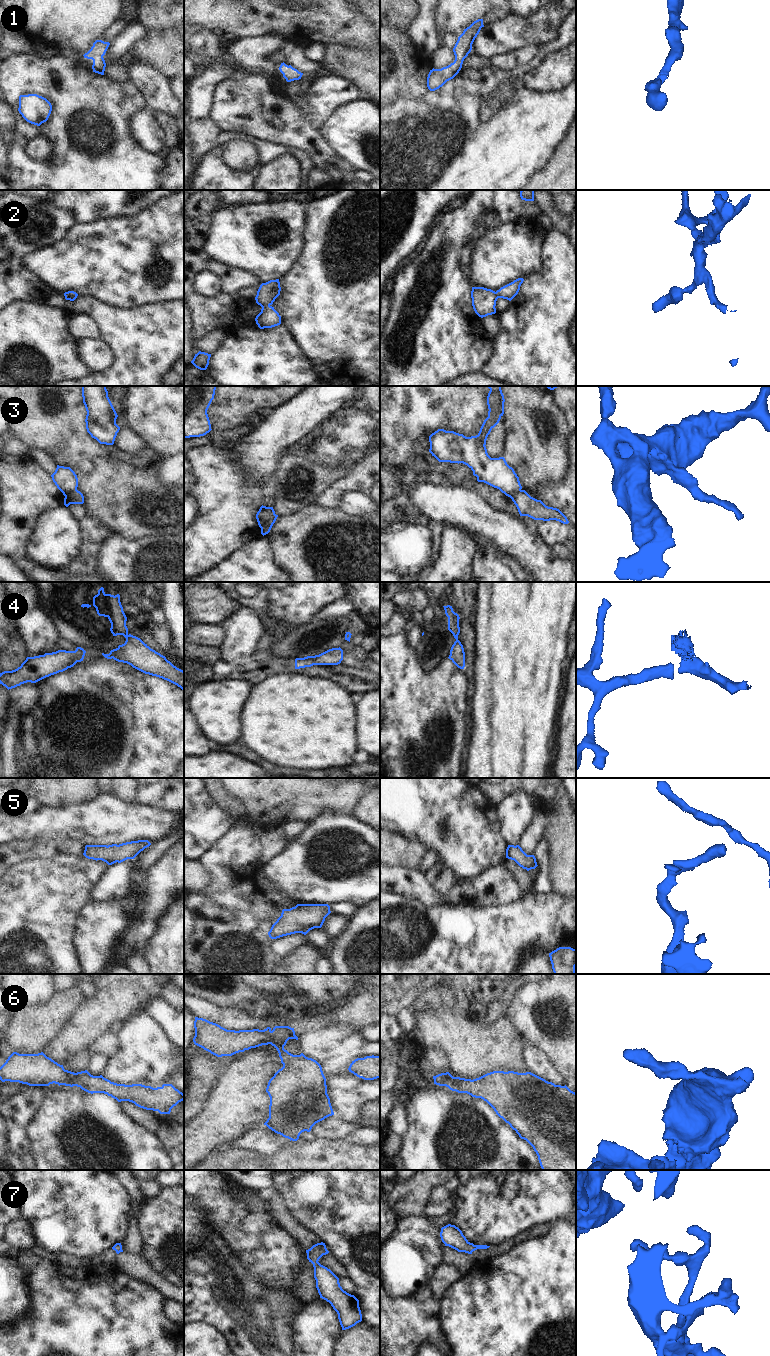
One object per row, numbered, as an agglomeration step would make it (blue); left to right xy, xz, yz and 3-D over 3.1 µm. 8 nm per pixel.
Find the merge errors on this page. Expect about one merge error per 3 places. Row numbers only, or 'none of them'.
3, 4

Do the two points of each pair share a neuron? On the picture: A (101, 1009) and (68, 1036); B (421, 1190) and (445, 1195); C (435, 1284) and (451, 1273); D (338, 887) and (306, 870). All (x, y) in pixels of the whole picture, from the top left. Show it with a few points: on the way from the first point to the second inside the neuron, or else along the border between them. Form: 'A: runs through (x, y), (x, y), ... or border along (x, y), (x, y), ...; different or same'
A: runs through (93, 1017), (76, 1034); same
B: border along (450, 1187), (437, 1186), (432, 1191), (422, 1213); different
C: runs through (439, 1282), (447, 1275); same
D: runs through (330, 881), (314, 874); same

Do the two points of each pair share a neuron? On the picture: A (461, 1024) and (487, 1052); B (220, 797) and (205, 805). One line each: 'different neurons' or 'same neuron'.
A: same neuron
B: different neurons

